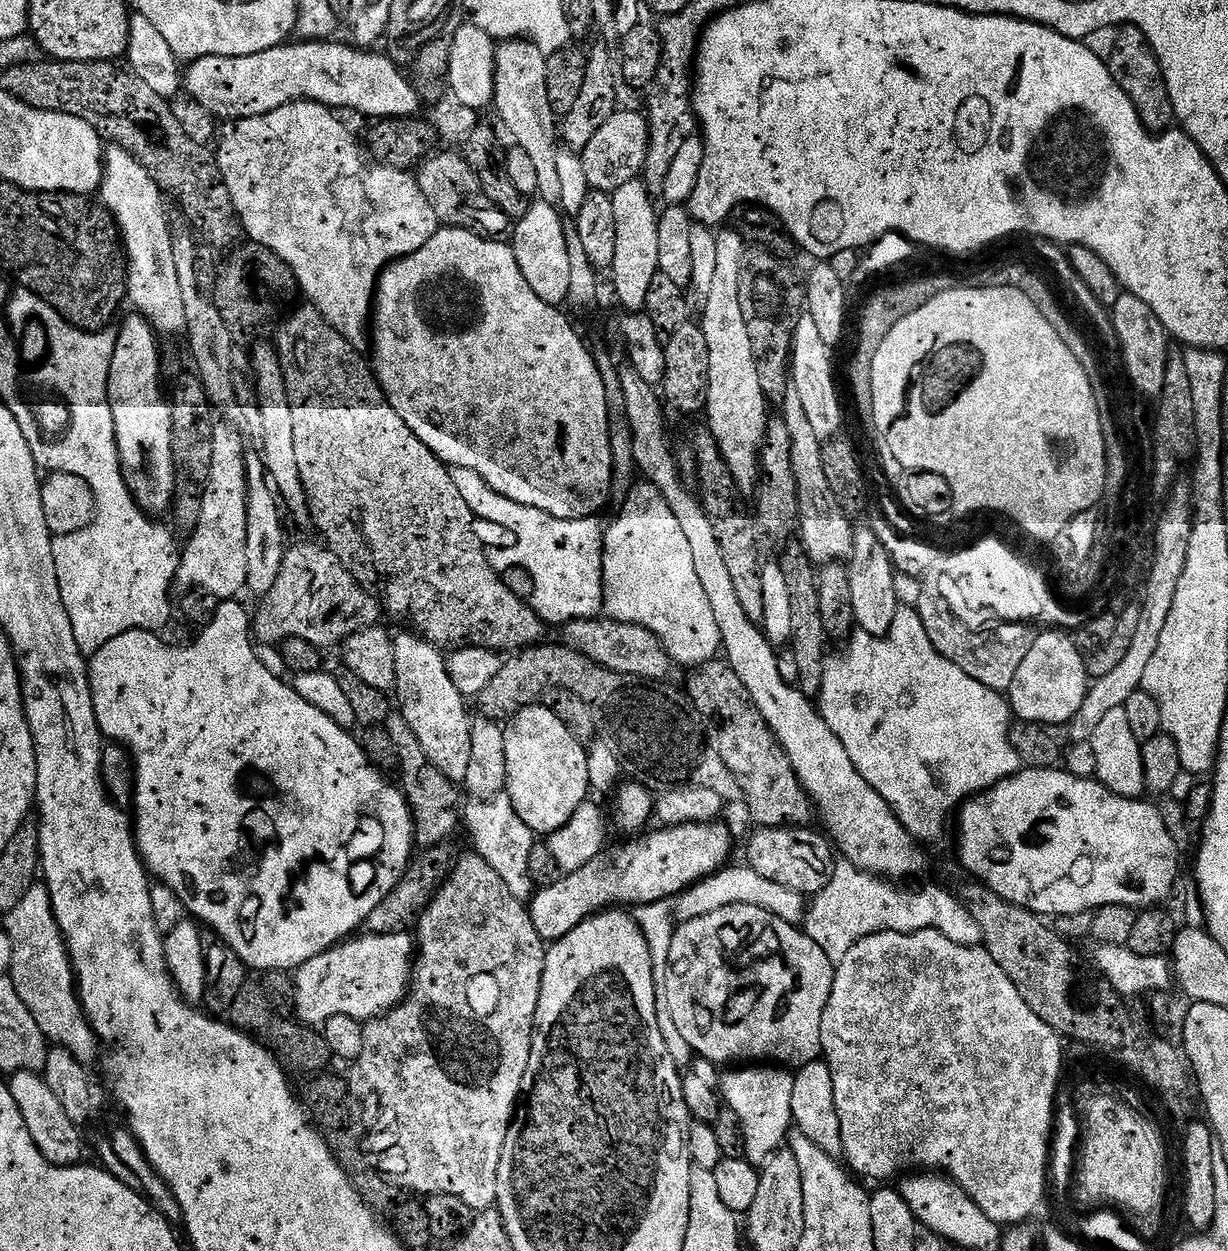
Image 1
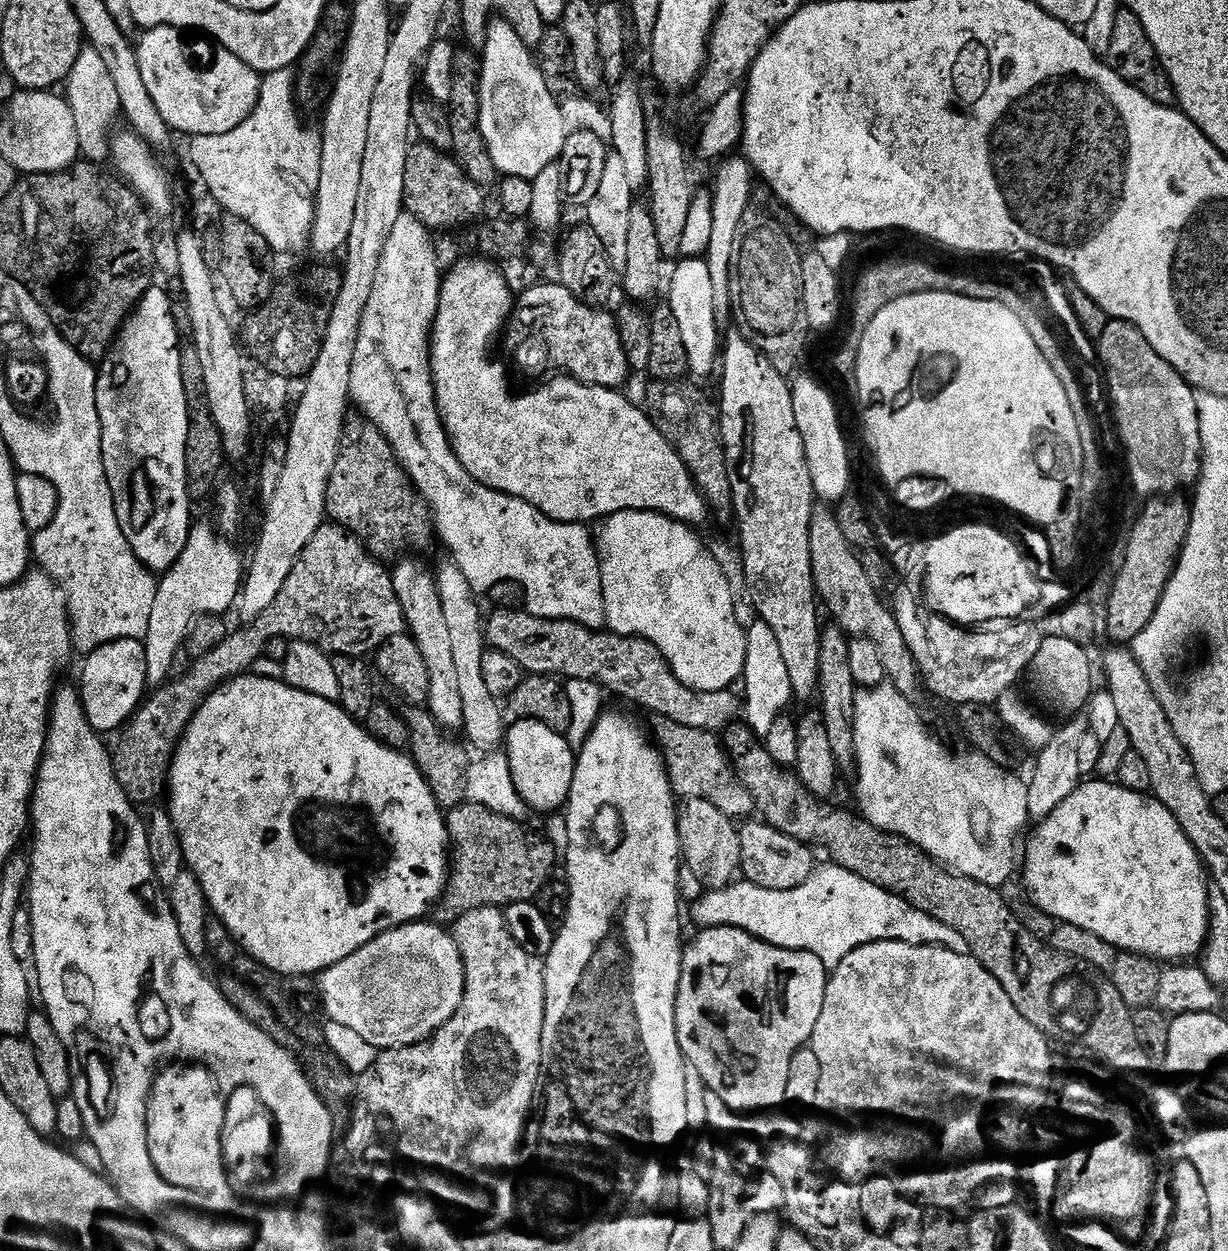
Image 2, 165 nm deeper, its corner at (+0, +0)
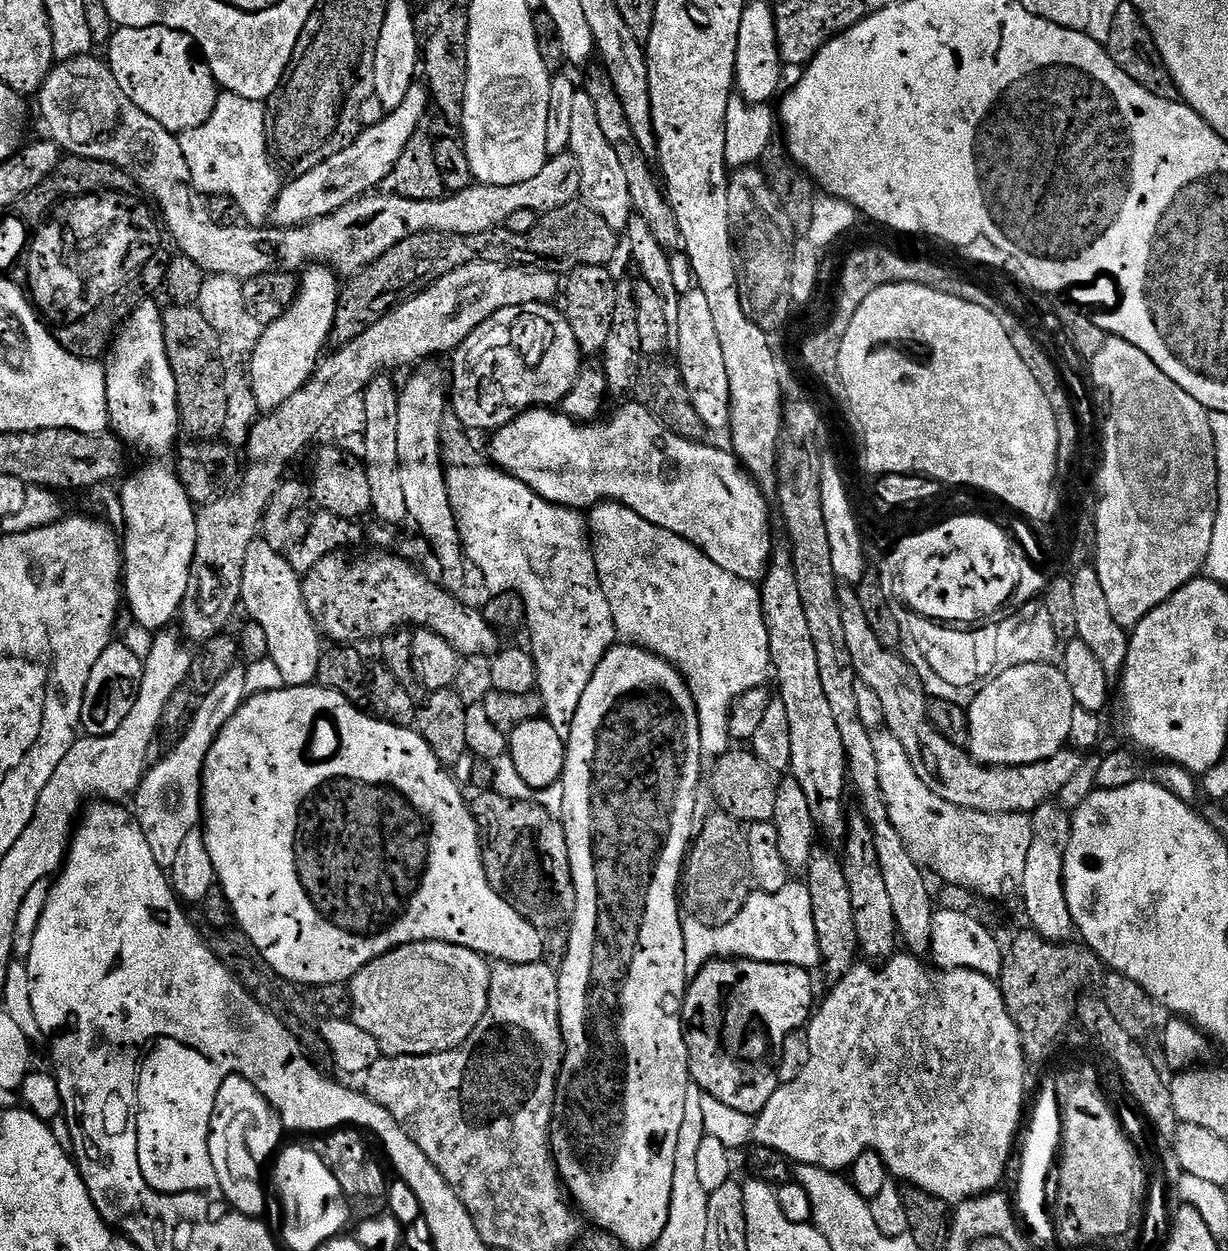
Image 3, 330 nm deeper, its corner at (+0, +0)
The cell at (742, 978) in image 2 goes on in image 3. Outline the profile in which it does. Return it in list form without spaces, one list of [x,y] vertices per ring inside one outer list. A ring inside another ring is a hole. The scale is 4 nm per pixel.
[[[715,958],[693,976],[682,996],[684,1050],[691,1083],[697,1084],[701,1093],[709,1092],[724,1108],[759,1114],[778,1087],[773,1065],[771,1068],[764,1061],[768,1035],[772,1028],[788,1028],[795,1020],[800,1026],[807,1025],[813,1007],[809,969]]]

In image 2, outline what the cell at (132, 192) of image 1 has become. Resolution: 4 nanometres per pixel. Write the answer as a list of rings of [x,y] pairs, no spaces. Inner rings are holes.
[[[85,46],[78,54],[78,62],[74,62],[66,81],[67,88],[66,99],[78,126],[81,155],[89,163],[105,163],[111,155],[111,139],[113,130],[117,127],[116,119],[120,120],[122,113],[117,87],[114,86],[101,55],[91,46]]]

